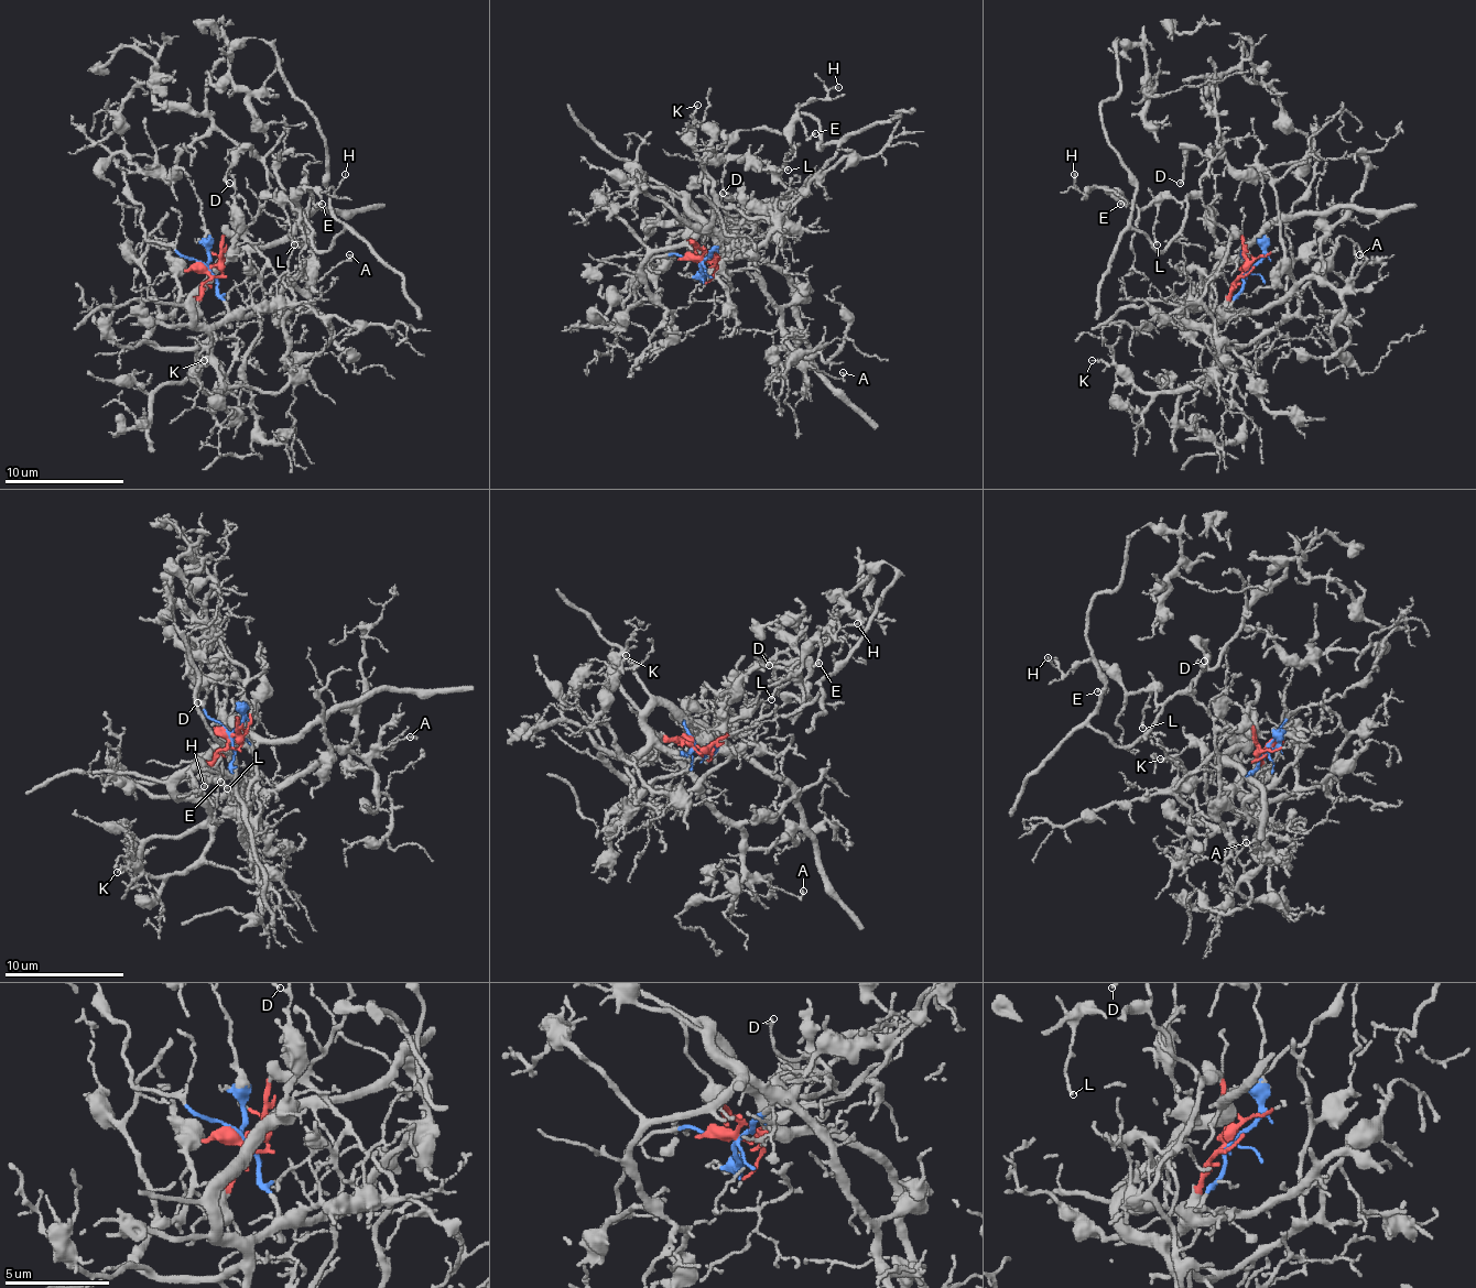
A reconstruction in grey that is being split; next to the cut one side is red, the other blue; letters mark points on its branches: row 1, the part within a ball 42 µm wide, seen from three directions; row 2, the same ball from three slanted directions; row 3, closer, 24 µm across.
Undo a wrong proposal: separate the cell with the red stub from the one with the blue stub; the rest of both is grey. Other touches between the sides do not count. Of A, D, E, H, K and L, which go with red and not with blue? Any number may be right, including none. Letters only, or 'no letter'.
D, E, H, L

